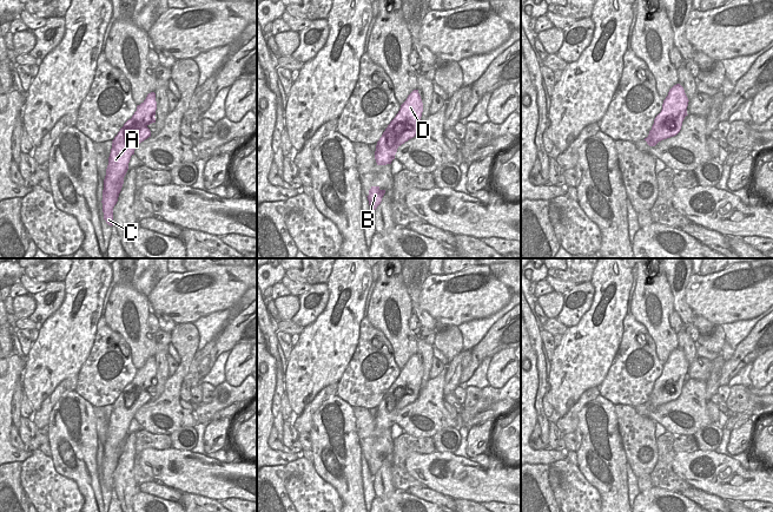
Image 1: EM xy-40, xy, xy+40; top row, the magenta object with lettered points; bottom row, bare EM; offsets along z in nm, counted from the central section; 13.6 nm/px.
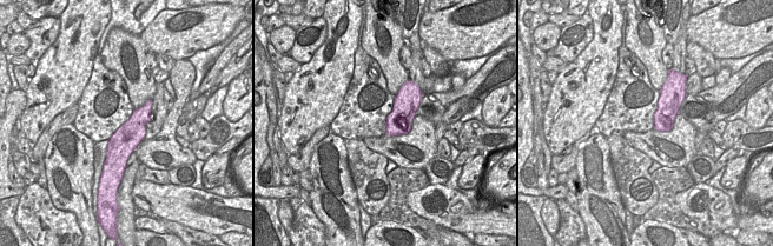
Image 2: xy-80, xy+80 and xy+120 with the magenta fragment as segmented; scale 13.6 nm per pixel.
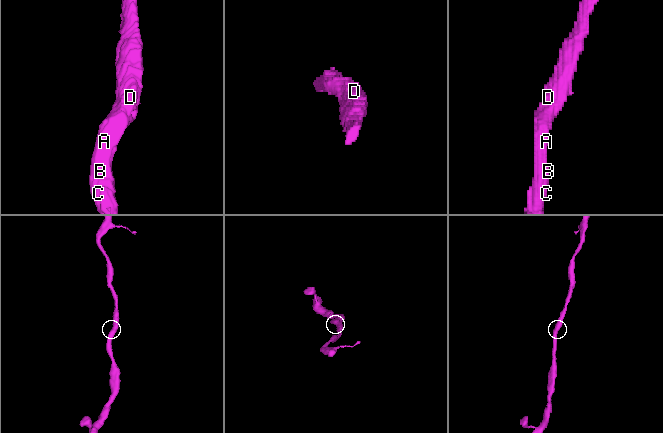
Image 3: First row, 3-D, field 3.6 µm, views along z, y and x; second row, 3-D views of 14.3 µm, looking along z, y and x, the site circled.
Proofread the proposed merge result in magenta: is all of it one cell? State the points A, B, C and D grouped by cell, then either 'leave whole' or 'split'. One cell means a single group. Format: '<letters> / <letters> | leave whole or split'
A B C D | leave whole

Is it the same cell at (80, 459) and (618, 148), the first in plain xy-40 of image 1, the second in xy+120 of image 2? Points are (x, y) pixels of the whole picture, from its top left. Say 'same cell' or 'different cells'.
different cells

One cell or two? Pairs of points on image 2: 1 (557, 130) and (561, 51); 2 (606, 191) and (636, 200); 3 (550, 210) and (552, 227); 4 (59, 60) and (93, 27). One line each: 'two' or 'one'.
1: two
2: two
3: one
4: one

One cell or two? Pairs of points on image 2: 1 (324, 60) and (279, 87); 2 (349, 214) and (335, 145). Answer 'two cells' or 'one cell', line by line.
1: two cells
2: one cell

